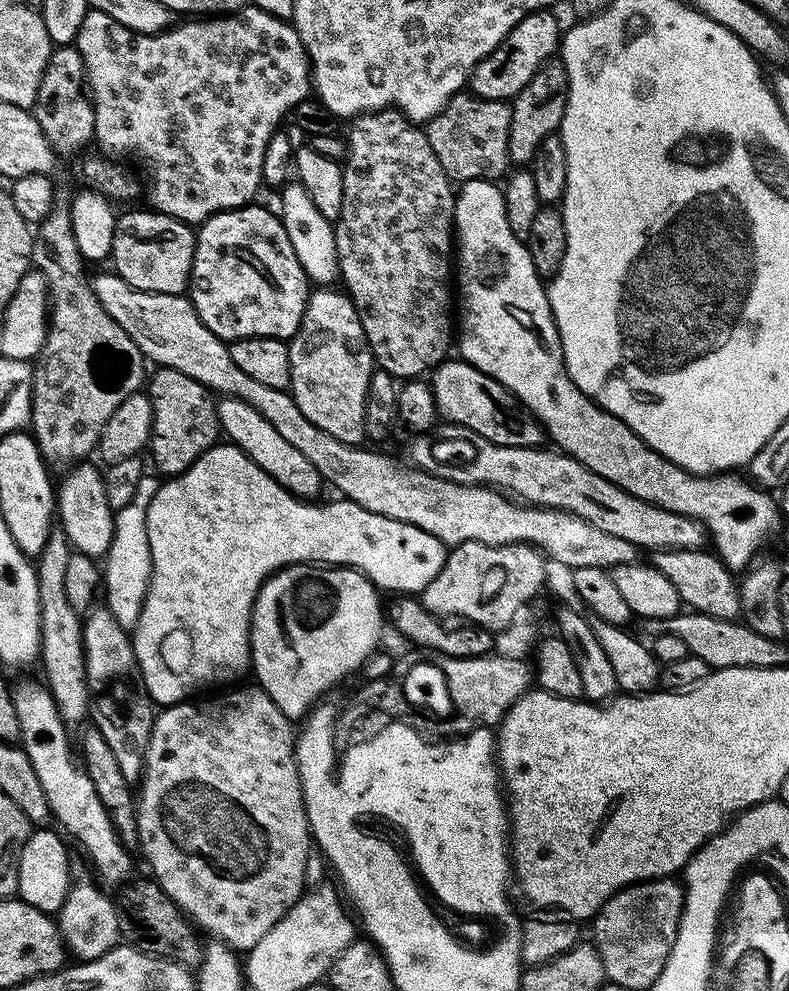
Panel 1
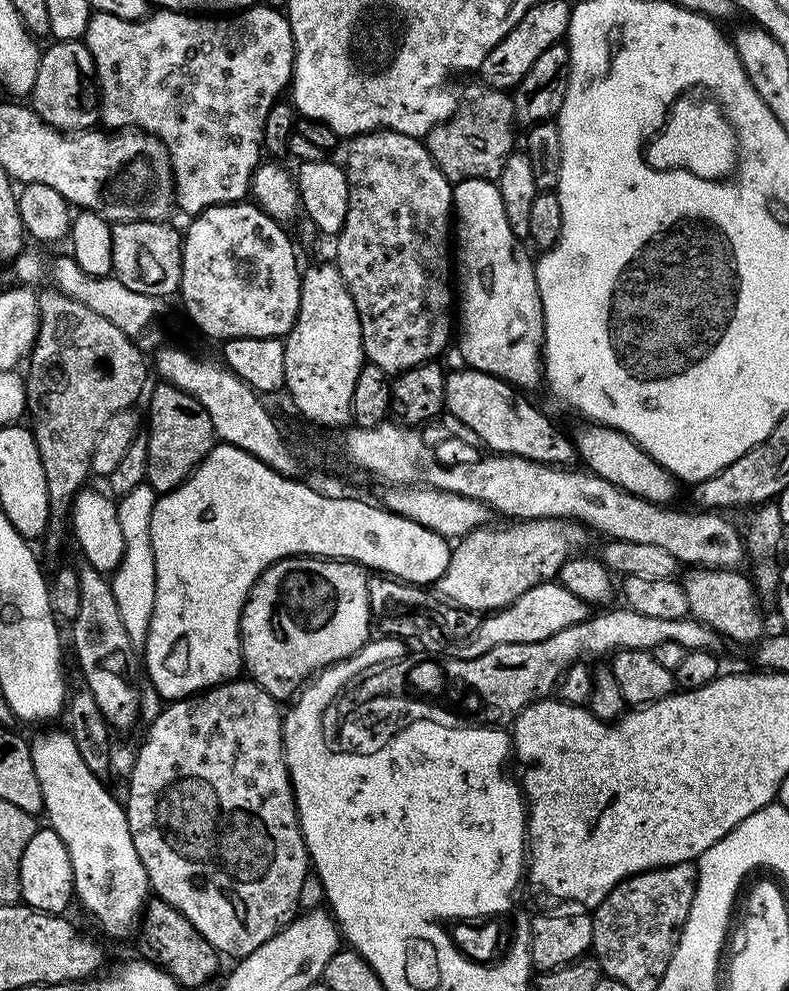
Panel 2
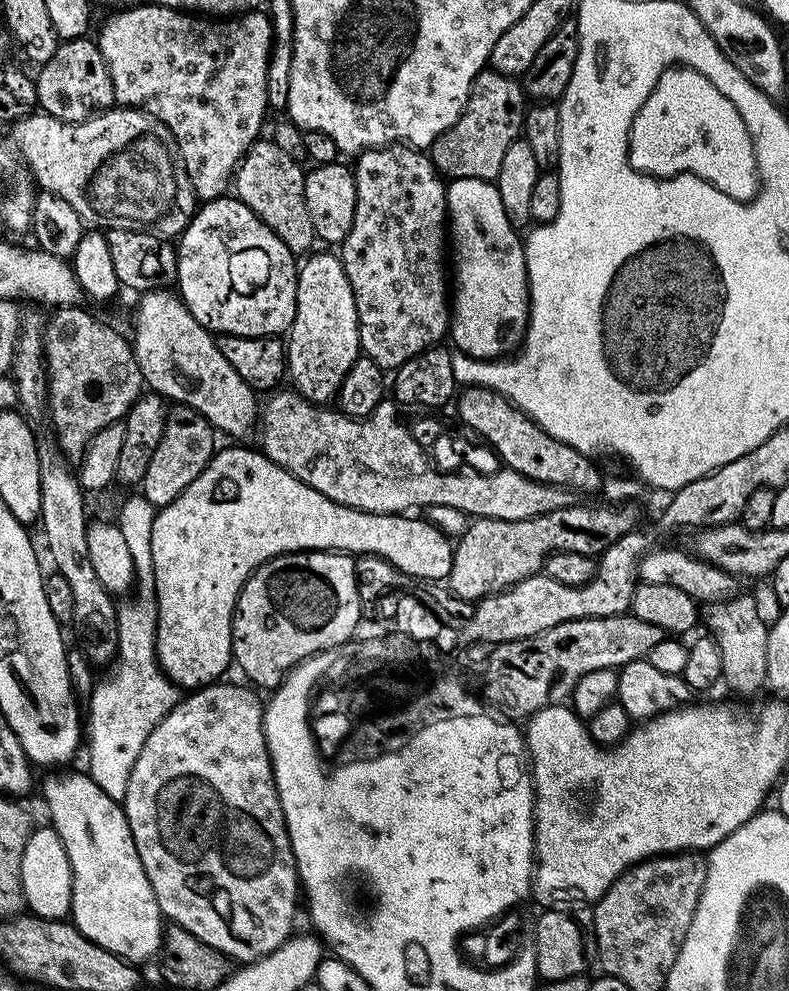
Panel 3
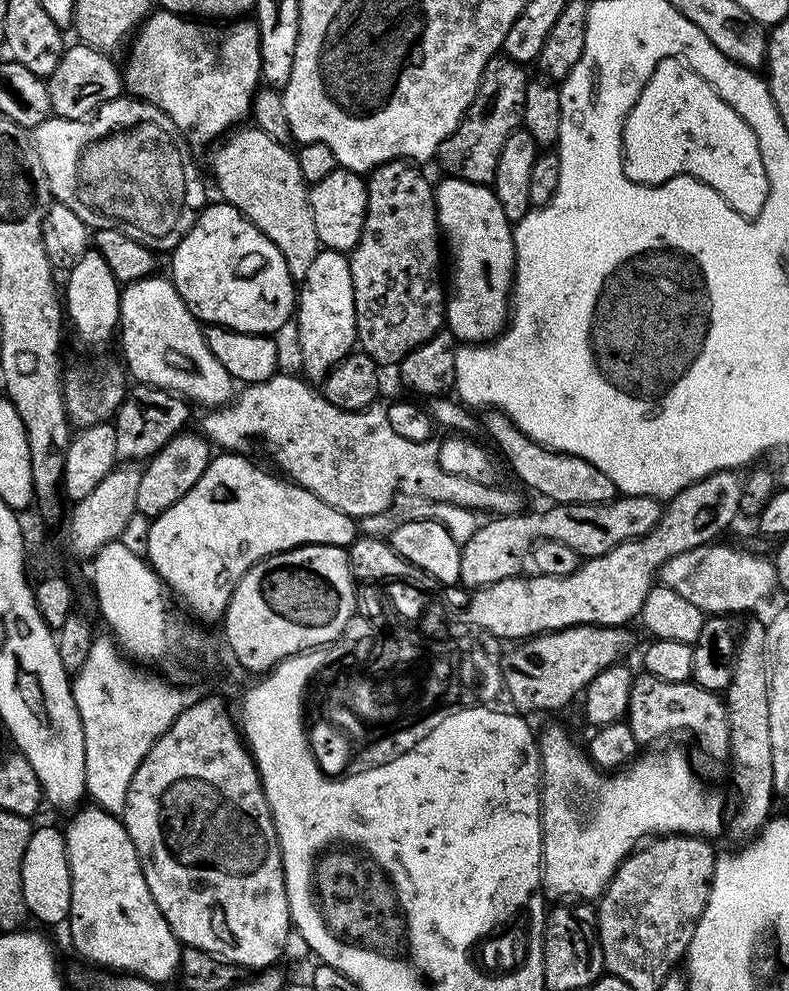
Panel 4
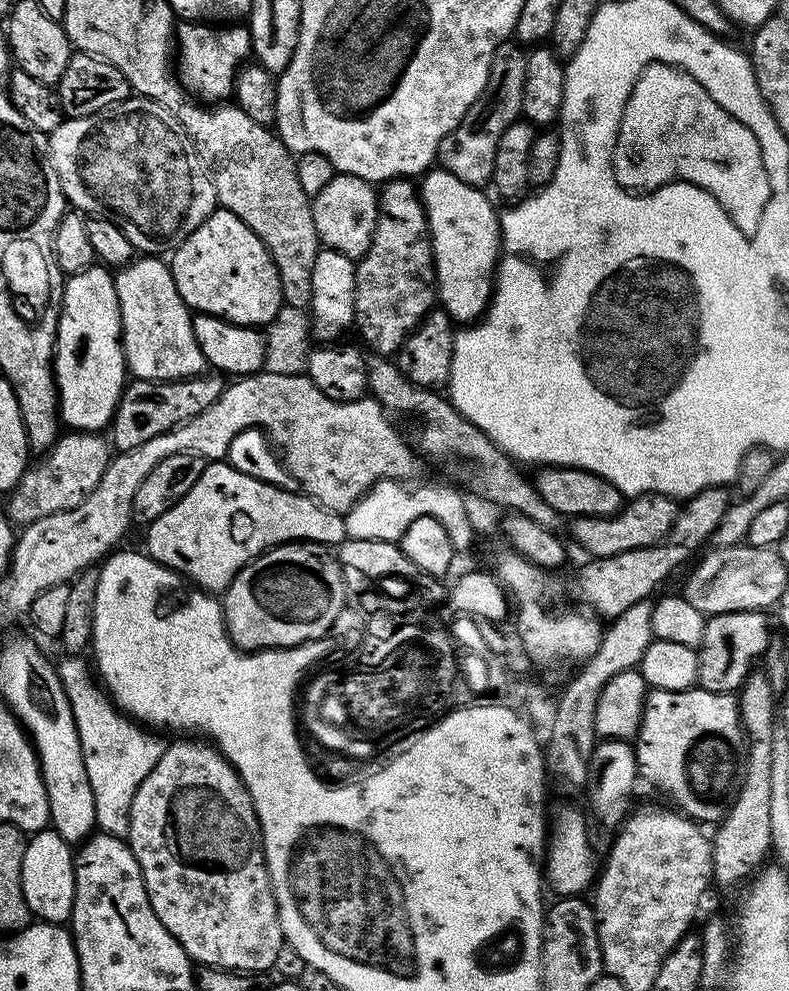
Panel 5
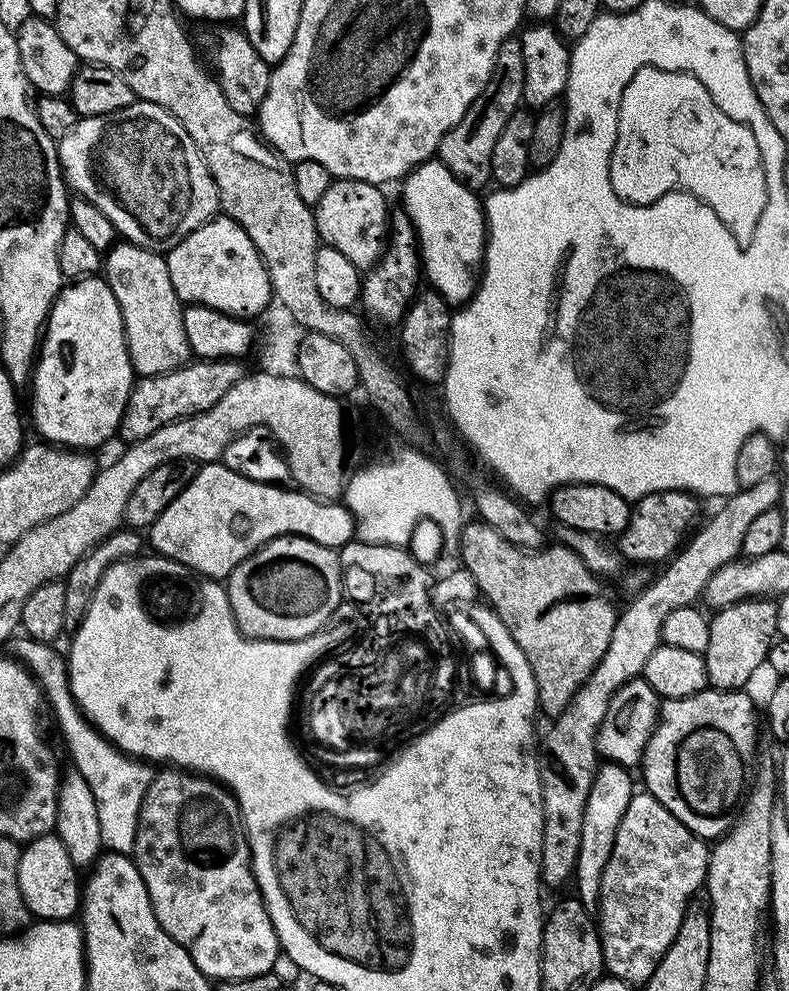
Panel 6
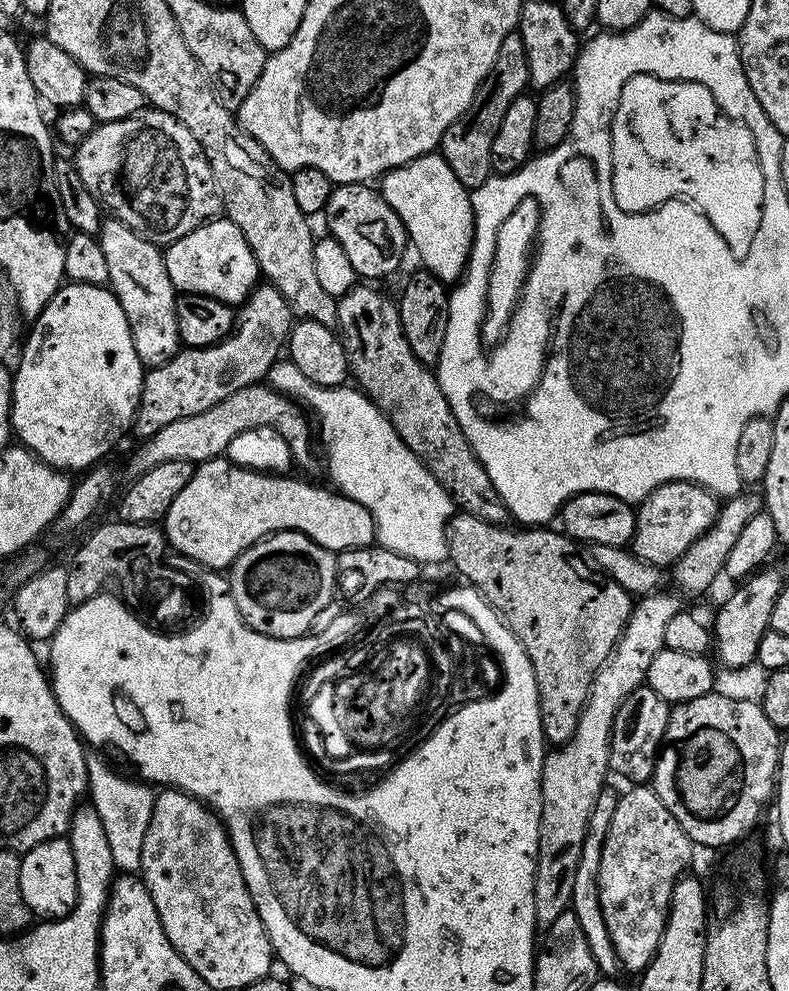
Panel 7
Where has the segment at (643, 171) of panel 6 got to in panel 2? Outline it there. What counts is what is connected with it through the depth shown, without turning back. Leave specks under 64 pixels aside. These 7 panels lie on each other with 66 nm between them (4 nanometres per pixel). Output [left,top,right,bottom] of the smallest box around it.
[646,94,738,180]

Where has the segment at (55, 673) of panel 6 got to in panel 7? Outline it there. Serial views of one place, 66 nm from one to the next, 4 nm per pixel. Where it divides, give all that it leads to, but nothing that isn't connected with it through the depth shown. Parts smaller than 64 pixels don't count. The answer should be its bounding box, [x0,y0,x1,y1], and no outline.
[88,755,156,874]

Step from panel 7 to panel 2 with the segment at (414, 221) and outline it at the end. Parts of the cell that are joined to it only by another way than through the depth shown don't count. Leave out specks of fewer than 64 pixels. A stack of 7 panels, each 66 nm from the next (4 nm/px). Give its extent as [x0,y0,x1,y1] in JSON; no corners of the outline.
[452,180,544,390]

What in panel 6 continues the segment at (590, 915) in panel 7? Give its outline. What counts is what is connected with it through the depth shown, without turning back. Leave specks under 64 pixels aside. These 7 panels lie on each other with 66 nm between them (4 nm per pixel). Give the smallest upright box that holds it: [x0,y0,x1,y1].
[574,763,634,910]

